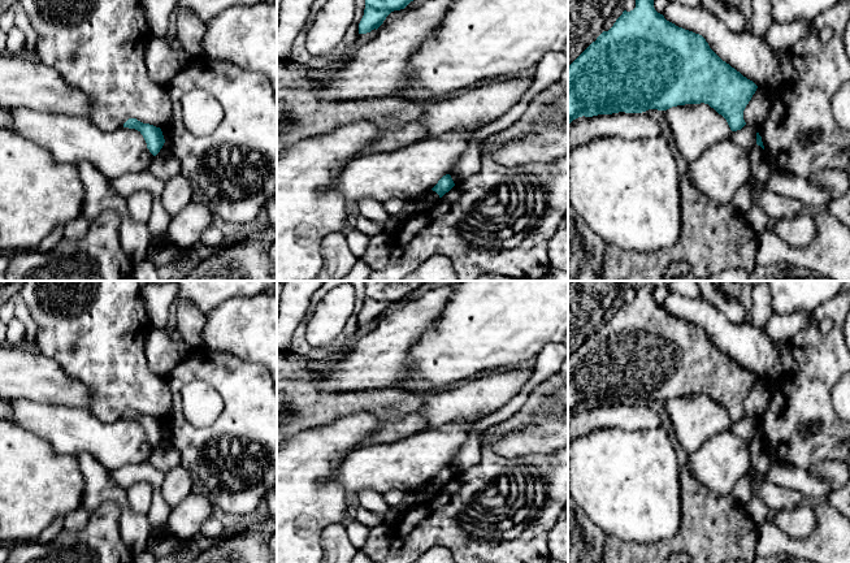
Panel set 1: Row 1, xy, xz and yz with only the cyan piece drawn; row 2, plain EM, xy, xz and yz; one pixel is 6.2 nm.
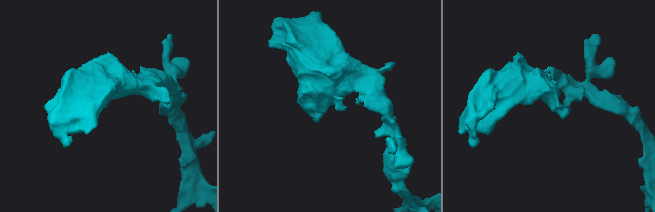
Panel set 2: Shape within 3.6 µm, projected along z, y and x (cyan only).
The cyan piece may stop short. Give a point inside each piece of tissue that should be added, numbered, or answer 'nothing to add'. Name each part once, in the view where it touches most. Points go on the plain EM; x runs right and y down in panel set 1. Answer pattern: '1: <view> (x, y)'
nothing to add

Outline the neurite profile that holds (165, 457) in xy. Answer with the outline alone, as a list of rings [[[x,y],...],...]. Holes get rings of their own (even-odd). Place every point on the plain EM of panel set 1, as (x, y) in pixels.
[[[164,434],[160,443],[153,449],[148,463],[164,475],[182,463],[181,451],[172,443],[170,437]]]

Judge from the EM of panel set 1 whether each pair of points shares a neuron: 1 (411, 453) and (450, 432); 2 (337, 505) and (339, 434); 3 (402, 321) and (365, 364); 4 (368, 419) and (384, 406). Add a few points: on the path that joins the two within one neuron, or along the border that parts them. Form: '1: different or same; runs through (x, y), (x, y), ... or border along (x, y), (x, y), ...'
1: same; runs through (420, 453), (426, 453), (441, 441)
2: same; runs through (317, 493), (309, 485), (309, 464), (320, 454)
3: same; runs through (398, 332), (376, 354)
4: different; border along (343, 415), (372, 412), (380, 423)

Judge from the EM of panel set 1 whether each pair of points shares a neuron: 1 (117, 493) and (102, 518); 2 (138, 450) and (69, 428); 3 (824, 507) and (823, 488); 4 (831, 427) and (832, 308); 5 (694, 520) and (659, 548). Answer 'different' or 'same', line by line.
1: different
2: same
3: different
4: same
5: same

